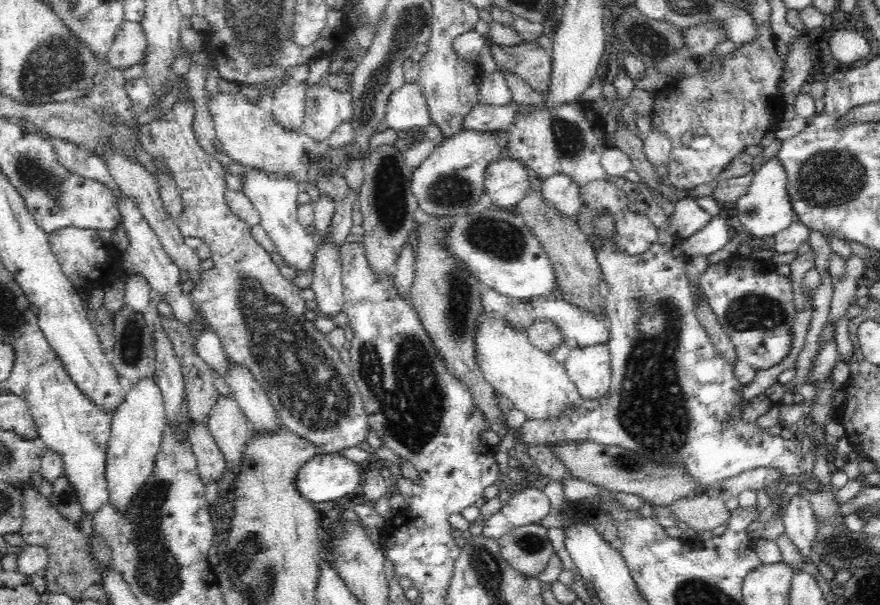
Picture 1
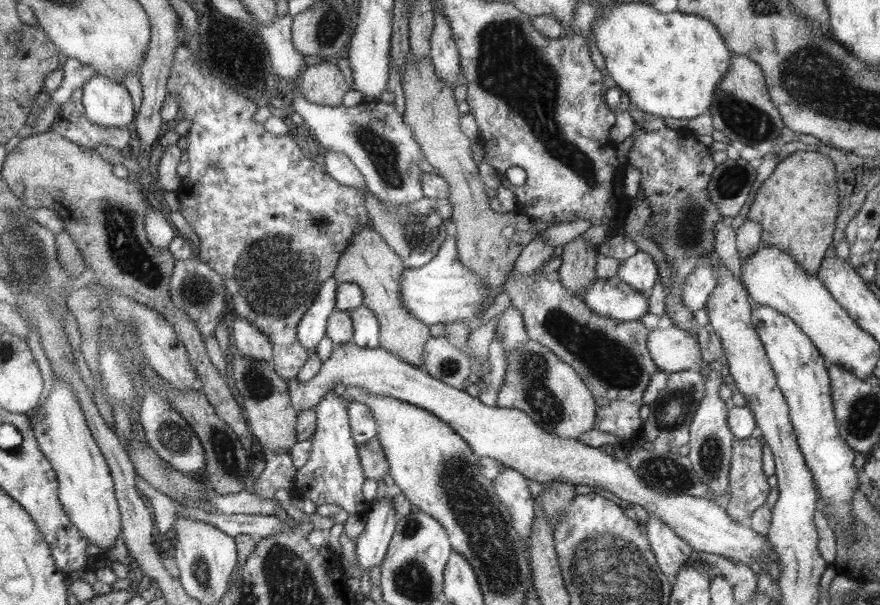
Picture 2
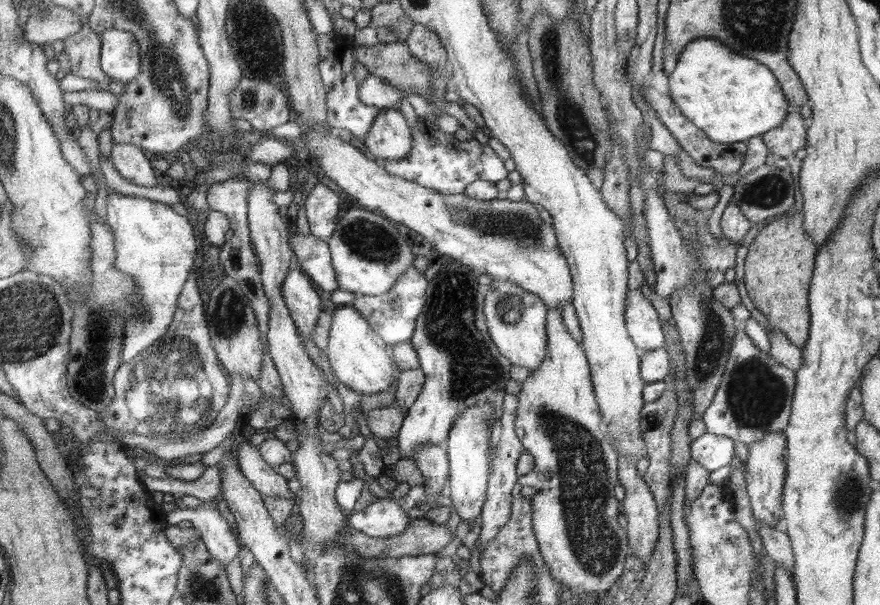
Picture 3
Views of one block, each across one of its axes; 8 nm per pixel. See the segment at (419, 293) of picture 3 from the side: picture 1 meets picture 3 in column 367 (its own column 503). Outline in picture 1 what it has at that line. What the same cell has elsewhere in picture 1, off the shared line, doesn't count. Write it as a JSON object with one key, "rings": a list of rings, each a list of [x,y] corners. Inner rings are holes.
{"rings":[[[492,288],[486,290],[486,293],[481,298],[481,302],[483,310],[491,314],[491,317],[506,321],[508,325],[515,326],[516,329],[522,329],[524,332],[527,332],[528,328],[536,320],[553,322],[561,331],[563,345],[571,349],[607,344],[612,337],[611,318],[608,317],[605,306],[601,306],[598,310],[577,308],[574,304],[566,301],[556,301],[555,299],[546,299],[541,296],[534,296],[533,298],[519,301],[492,291]]]}

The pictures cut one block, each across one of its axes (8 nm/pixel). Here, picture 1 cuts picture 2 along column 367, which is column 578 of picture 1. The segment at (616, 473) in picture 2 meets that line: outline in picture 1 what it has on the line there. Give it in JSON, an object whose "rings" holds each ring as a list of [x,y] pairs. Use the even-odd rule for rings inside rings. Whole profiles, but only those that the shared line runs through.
{"rings":[[[607,344],[572,348],[565,361],[567,371],[582,398],[599,400],[611,385],[611,353]]]}

